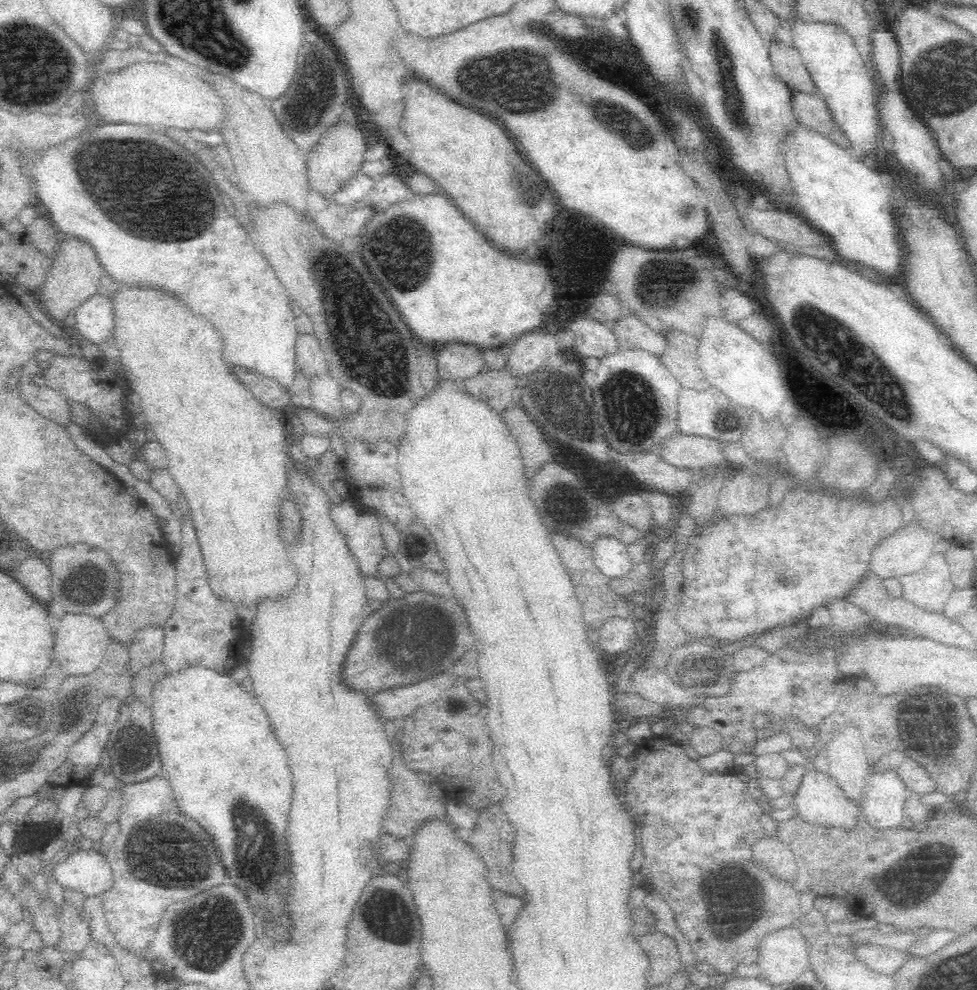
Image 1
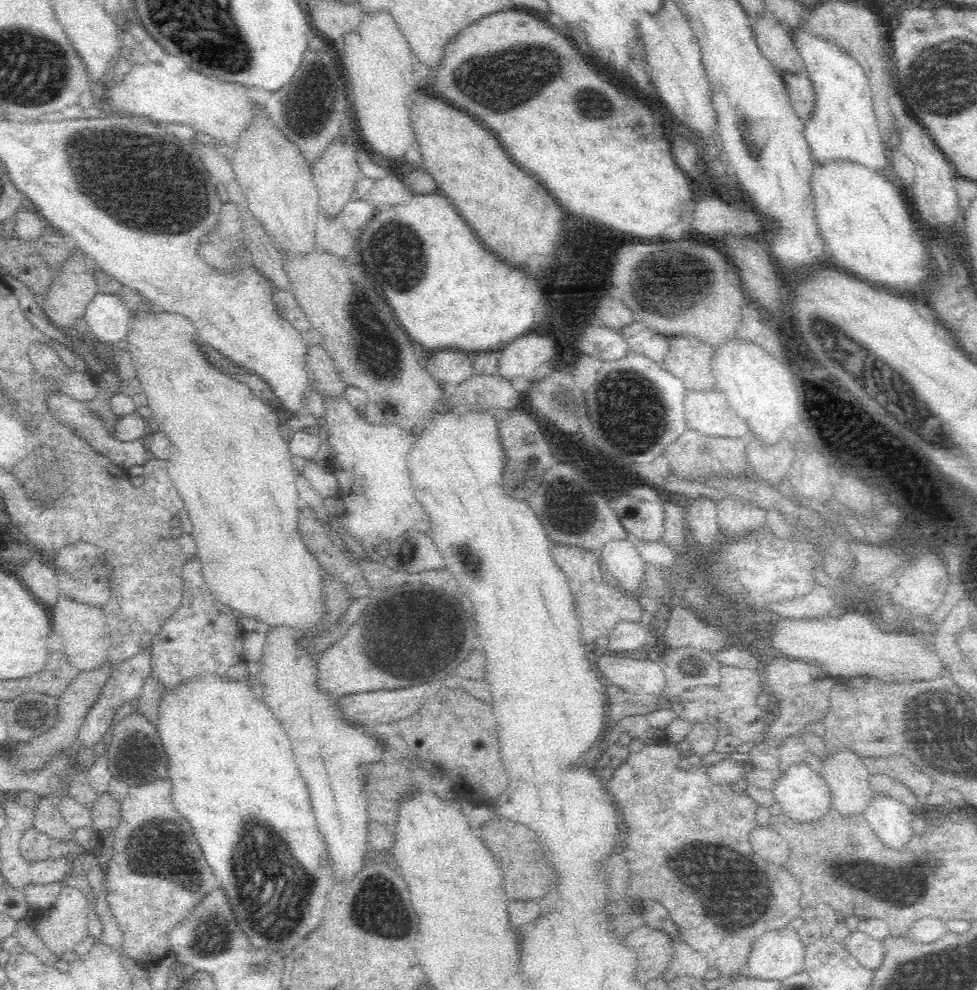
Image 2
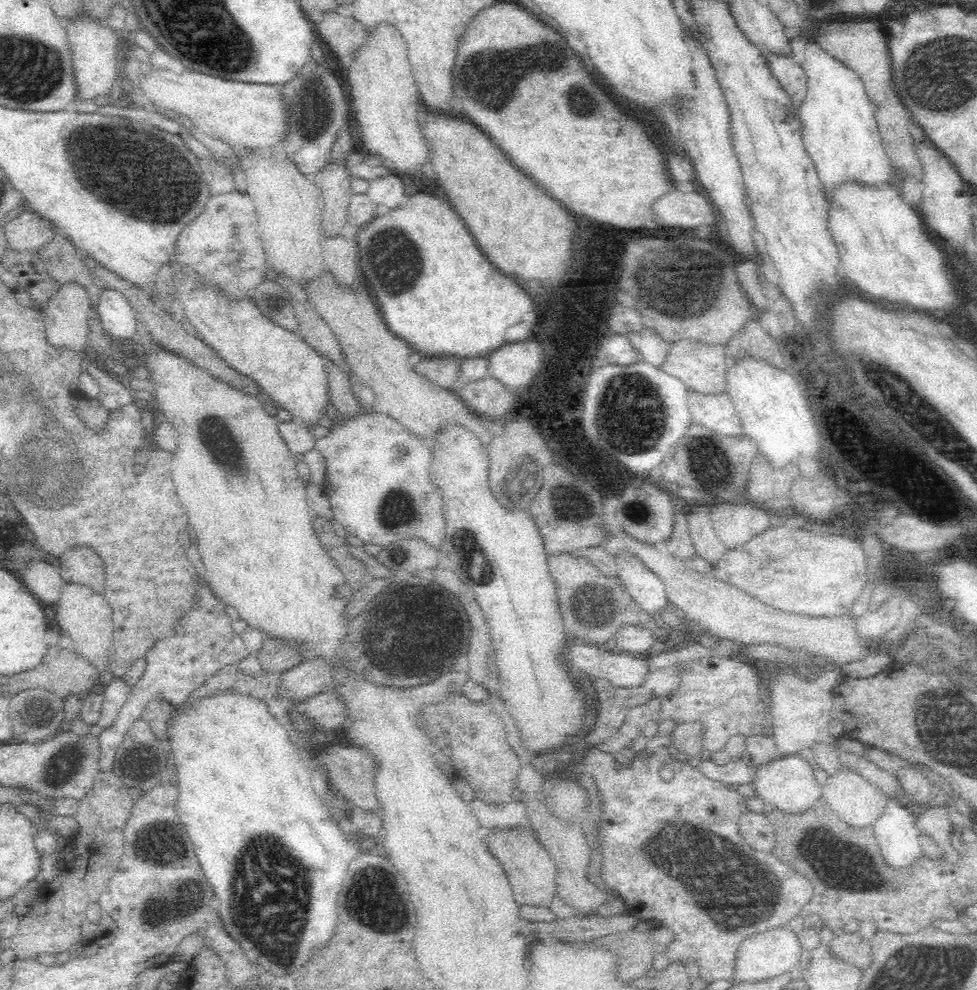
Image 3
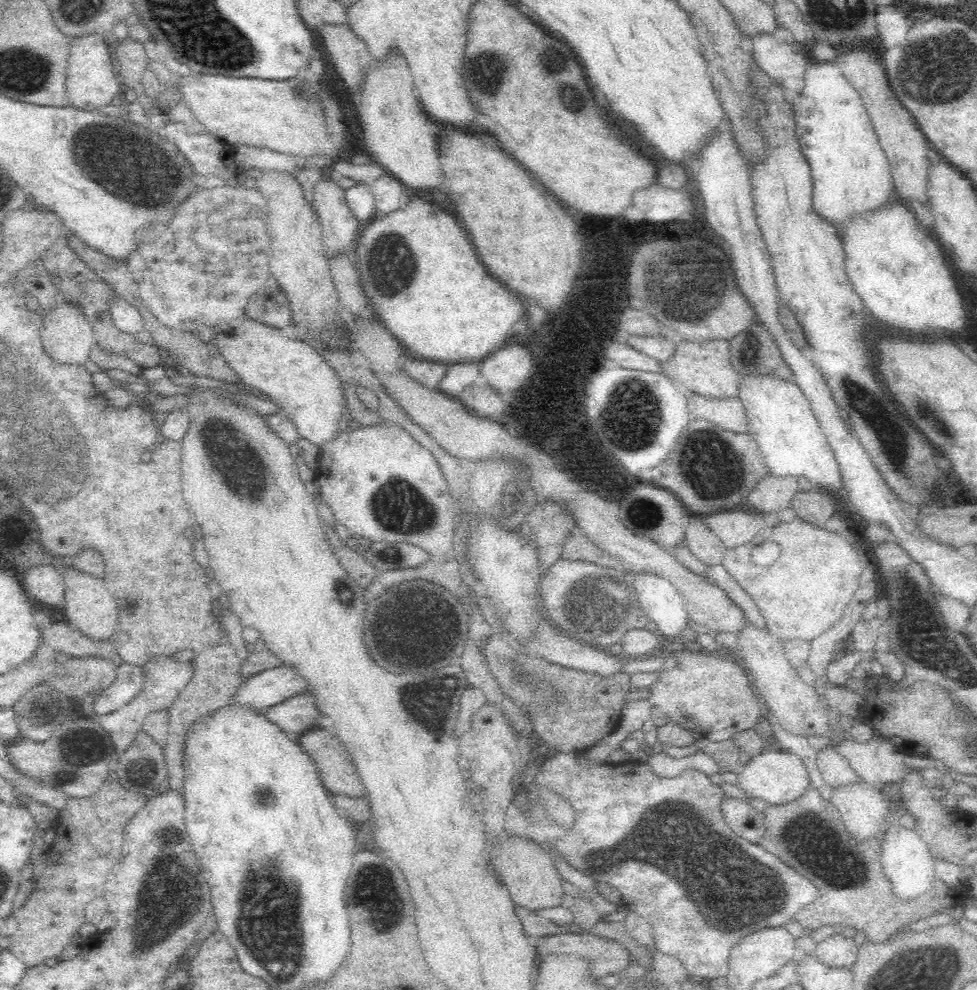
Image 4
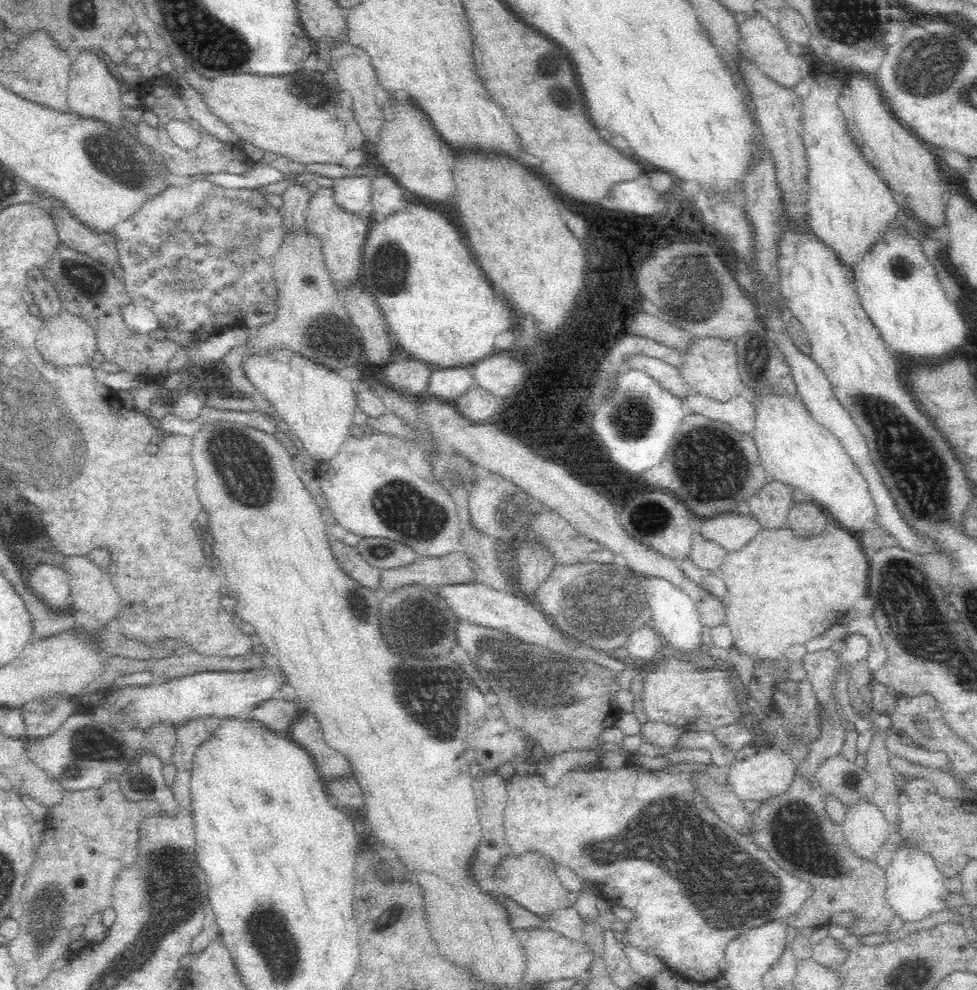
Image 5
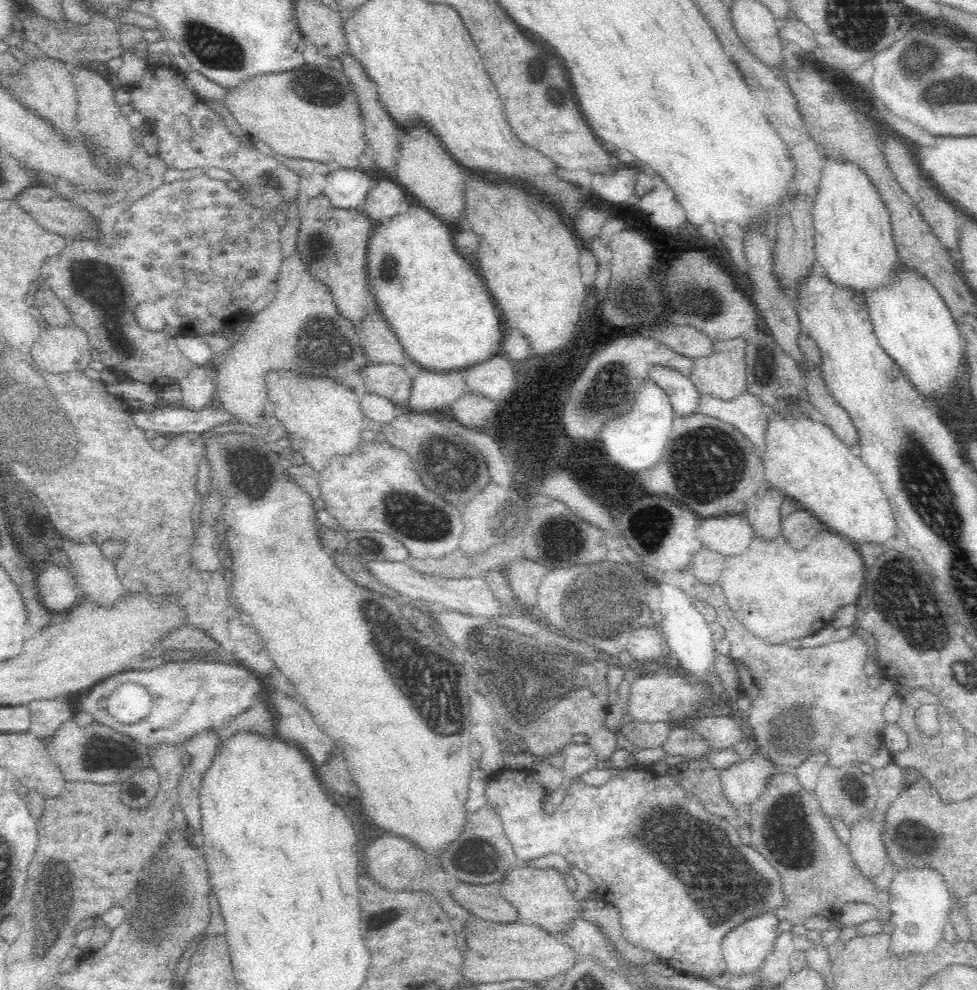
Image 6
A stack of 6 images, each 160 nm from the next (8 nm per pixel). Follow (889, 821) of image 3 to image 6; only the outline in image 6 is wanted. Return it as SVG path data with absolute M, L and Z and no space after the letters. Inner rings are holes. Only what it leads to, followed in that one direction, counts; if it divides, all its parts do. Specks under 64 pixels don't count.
M906 866L890 882L890 910L896 930L892 934L894 952L922 952L936 948L936 942L944 940L945 920L953 911L951 891L942 874L932 866Z

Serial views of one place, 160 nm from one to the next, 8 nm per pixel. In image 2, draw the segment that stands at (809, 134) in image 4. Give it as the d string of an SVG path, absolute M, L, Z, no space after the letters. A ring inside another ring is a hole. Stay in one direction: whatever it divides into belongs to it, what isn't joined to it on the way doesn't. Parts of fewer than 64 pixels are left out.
M802 25L790 30L794 43L812 80L814 92L818 96L818 112L814 120L804 122L804 136L810 146L811 159L816 162L832 158L850 158L868 168L880 170L889 158L886 144L882 144L881 131L874 116L873 98L868 77L861 64L845 48L831 38L820 38L812 32L804 32ZM810 130L824 130L824 134L808 136Z

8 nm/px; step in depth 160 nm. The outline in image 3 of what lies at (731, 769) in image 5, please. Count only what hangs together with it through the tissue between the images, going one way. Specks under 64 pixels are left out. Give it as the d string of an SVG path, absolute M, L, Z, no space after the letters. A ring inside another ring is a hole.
M790 756L784 760L778 760L774 764L756 767L760 770L757 770L752 785L755 787L757 795L764 800L764 803L770 802L770 804L778 806L782 812L804 814L804 810L812 808L818 802L818 798L822 796L822 786L814 778L814 772L808 766L808 762L802 758Z

